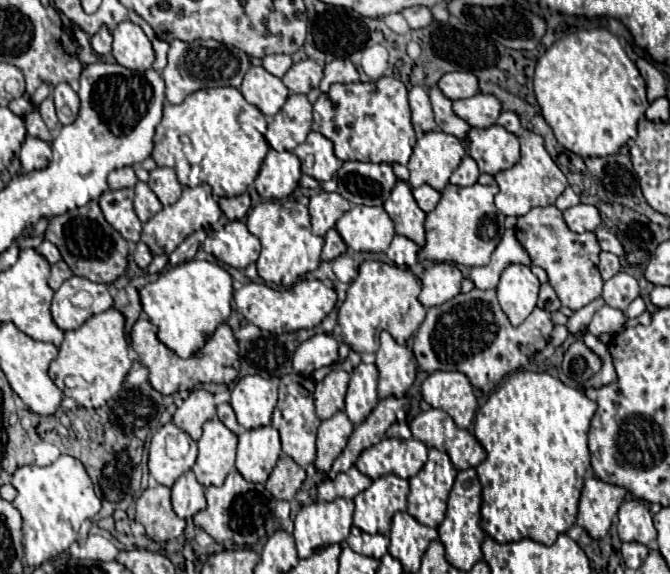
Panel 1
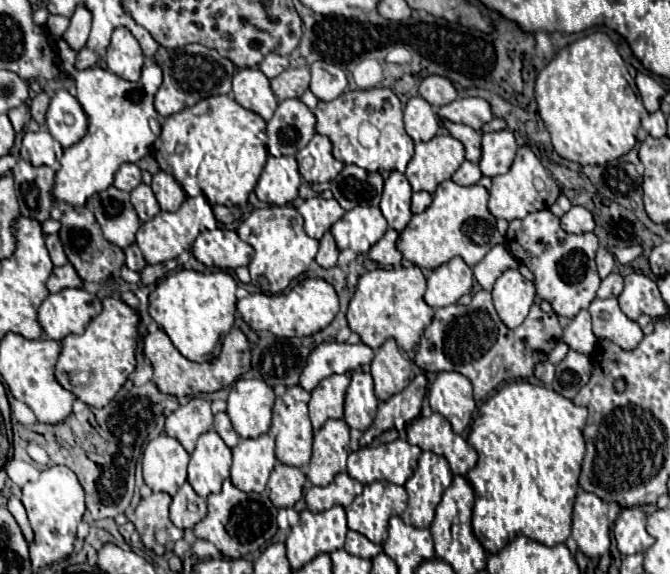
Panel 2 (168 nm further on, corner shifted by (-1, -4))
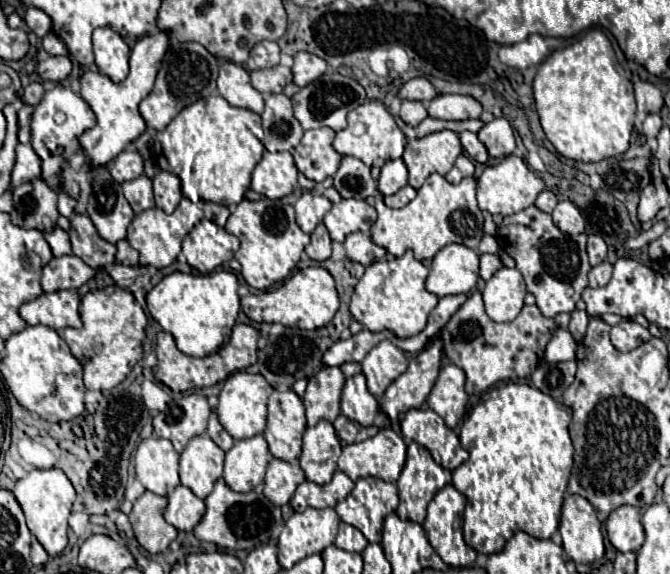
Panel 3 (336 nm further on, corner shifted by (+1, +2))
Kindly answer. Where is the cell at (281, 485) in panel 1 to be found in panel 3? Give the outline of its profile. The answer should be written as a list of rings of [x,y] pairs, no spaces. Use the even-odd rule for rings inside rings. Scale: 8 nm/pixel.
[[[273,459],[266,470],[263,493],[273,505],[281,507],[291,501],[297,485],[303,481],[305,481],[305,475],[297,463]]]

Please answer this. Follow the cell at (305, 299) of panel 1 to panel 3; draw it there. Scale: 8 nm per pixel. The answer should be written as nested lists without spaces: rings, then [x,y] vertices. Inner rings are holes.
[[[307,267],[295,271],[287,281],[271,291],[249,293],[241,297],[243,313],[255,323],[281,323],[285,327],[297,329],[319,329],[325,327],[339,309],[339,297],[335,291],[335,281],[323,267]]]

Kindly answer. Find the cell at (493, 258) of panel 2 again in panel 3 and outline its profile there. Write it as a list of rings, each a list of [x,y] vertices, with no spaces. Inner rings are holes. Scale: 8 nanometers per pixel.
[[[481,253],[479,259],[481,259],[481,271],[479,271],[479,275],[481,275],[481,279],[485,279],[485,281],[489,281],[491,275],[493,275],[497,269],[503,267],[503,263],[501,263],[501,259],[499,259],[497,255]]]

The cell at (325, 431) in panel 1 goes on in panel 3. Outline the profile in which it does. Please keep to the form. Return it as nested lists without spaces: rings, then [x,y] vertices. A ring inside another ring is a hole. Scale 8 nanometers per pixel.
[[[319,421],[315,427],[309,427],[305,431],[303,453],[299,461],[307,481],[313,481],[319,485],[329,483],[333,473],[337,471],[339,455],[341,455],[341,443],[333,423]]]

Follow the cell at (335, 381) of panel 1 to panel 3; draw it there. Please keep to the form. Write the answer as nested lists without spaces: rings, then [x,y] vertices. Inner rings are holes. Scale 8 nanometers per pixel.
[[[339,367],[319,369],[307,385],[307,425],[313,427],[319,419],[335,421],[341,413],[341,389],[345,375]]]

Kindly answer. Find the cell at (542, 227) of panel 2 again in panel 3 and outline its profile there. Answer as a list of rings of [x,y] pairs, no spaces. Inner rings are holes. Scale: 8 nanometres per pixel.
[[[535,205],[521,213],[509,215],[497,229],[497,241],[515,259],[517,269],[523,273],[527,291],[535,295],[537,307],[545,317],[557,313],[571,313],[581,299],[583,289],[589,285],[589,257],[587,257],[587,235],[563,235],[549,213],[539,211]]]

